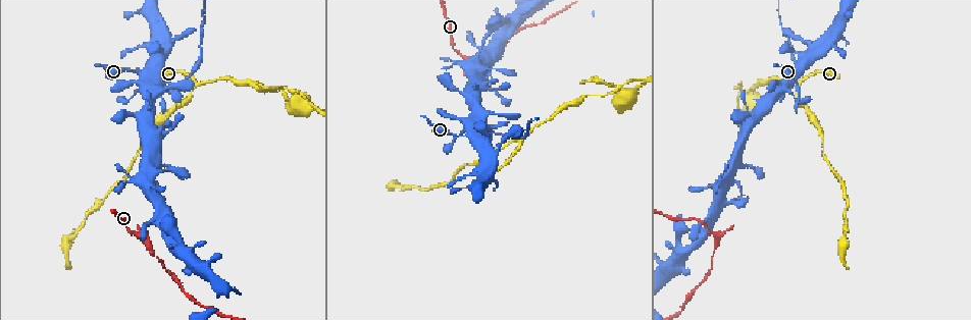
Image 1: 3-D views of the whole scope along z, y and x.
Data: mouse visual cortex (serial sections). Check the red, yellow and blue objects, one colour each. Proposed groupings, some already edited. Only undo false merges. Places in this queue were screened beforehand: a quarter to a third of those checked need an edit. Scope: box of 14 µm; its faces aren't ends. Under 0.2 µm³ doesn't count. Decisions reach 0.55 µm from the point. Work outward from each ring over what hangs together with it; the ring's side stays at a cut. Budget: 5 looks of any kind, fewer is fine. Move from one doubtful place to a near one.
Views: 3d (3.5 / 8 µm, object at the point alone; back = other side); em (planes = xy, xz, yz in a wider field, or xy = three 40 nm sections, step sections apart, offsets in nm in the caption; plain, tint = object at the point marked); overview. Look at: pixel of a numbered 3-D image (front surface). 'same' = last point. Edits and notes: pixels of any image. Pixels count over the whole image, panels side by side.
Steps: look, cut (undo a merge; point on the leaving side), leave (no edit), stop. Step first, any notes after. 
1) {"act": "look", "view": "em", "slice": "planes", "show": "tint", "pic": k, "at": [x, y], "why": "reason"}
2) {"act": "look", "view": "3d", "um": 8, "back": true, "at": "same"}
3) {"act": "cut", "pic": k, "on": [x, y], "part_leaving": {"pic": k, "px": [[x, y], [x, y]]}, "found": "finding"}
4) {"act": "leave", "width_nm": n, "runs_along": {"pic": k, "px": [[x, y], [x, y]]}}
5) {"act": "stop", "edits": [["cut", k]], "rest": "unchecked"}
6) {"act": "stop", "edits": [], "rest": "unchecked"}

{"act": "look", "view": "3d", "um": 3.5, "pic": 1, "at": [168, 84], "why": "calibre changes"}

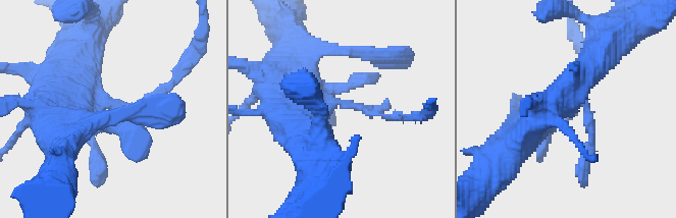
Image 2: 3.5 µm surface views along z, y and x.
{"act": "look", "view": "em", "slice": "xy", "step": 3, "show": "tint", "pic": 2, "at": [345, 103]}

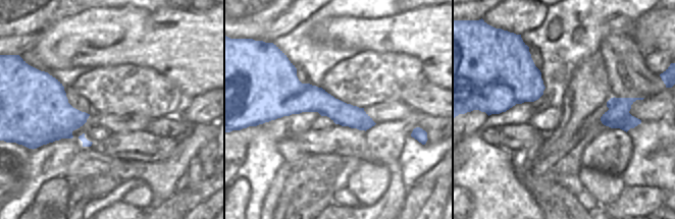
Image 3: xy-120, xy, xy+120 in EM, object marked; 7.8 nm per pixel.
{"act": "cut", "pic": 2, "on": [375, 109], "part_leaving": {"pic": 2, "px": [[344, 104], [387, 117], [418, 117]]}, "found": "two cells meet here"}

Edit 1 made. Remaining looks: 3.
{"act": "look", "view": "3d", "um": 3.5, "pic": 1, "at": [151, 250], "why": "thick turns thin"}

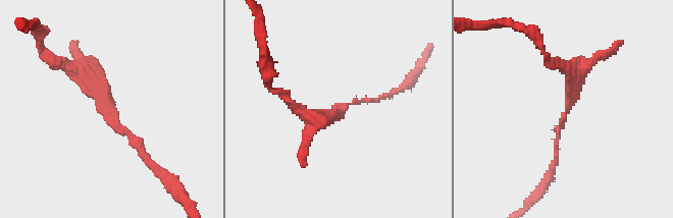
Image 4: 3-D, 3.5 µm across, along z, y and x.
{"act": "look", "view": "em", "slice": "planes", "show": "tint", "pic": 4, "at": [106, 109], "arm_widths_nm": [100, 200]}

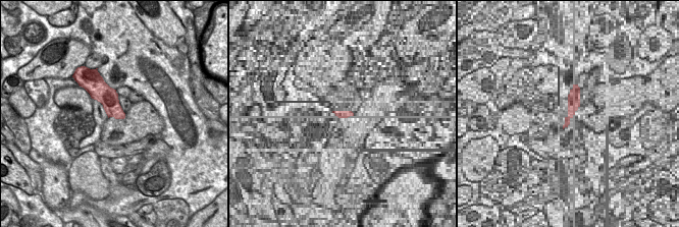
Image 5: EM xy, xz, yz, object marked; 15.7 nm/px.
{"act": "leave", "found": "continuous, no second cell"}

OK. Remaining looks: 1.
{"act": "stop", "edits": [["cut", 2]], "rest": "unchecked"}

